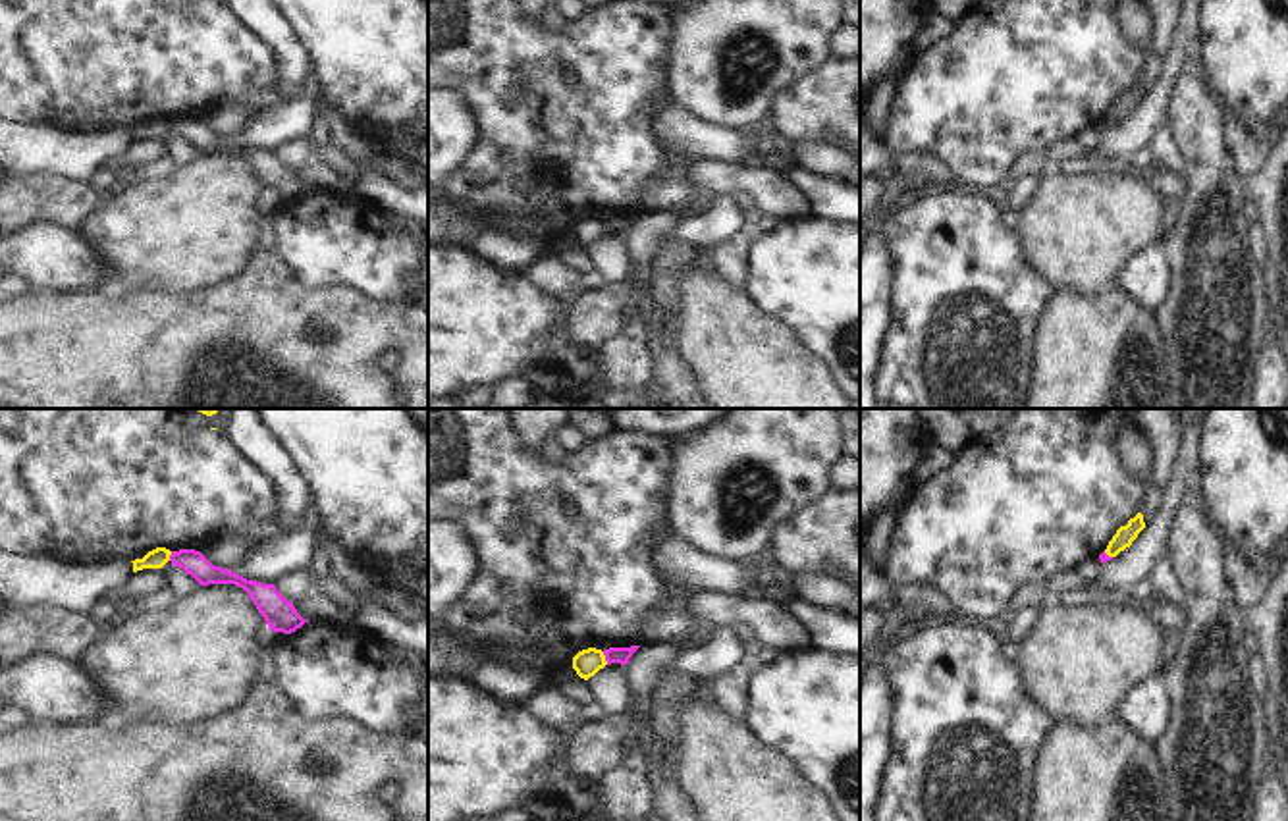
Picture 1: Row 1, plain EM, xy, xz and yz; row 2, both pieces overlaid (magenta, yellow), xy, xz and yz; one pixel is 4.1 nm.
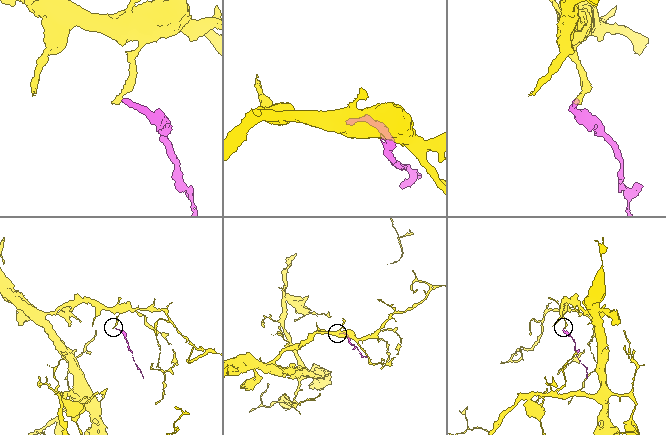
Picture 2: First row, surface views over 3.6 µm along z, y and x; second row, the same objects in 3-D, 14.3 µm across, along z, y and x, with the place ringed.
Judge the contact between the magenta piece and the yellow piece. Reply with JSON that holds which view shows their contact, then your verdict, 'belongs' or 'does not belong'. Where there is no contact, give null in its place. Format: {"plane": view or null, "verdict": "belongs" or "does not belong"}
{"plane": "xz", "verdict": "does not belong"}

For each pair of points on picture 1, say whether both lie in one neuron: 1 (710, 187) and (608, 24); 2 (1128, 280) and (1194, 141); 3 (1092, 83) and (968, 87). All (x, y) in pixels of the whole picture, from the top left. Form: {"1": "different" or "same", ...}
{"1": "different", "2": "different", "3": "same"}

